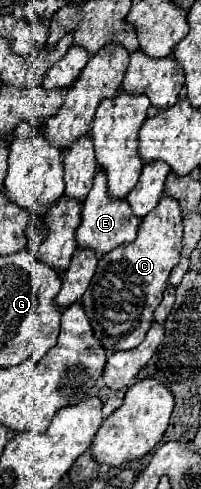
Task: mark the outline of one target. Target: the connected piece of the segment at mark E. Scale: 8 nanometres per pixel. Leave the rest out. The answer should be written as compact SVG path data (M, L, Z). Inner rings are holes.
M97 170L95 174L95 182L93 188L89 192L89 196L83 202L83 210L81 210L81 224L77 228L77 242L81 248L93 248L99 254L107 254L113 250L113 246L125 244L125 242L133 242L137 236L137 226L139 226L139 218L135 218L135 214L131 212L131 206L125 198L109 198L109 186L107 186L107 178L103 170Z

